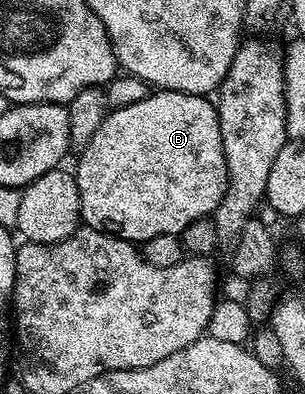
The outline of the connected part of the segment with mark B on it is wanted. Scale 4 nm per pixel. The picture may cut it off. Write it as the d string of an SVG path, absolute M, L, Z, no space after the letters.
M157 89L149 92L145 98L138 100L138 104L126 104L126 108L115 108L104 115L98 132L79 151L80 163L74 167L74 175L81 196L80 217L85 227L93 230L105 230L107 233L115 234L118 238L127 238L133 244L143 244L156 236L167 234L183 235L184 229L194 224L199 218L215 215L216 209L220 207L226 195L229 193L228 169L226 168L226 156L222 148L222 132L220 131L220 112L215 105L212 106L203 94L187 94L177 90Z

